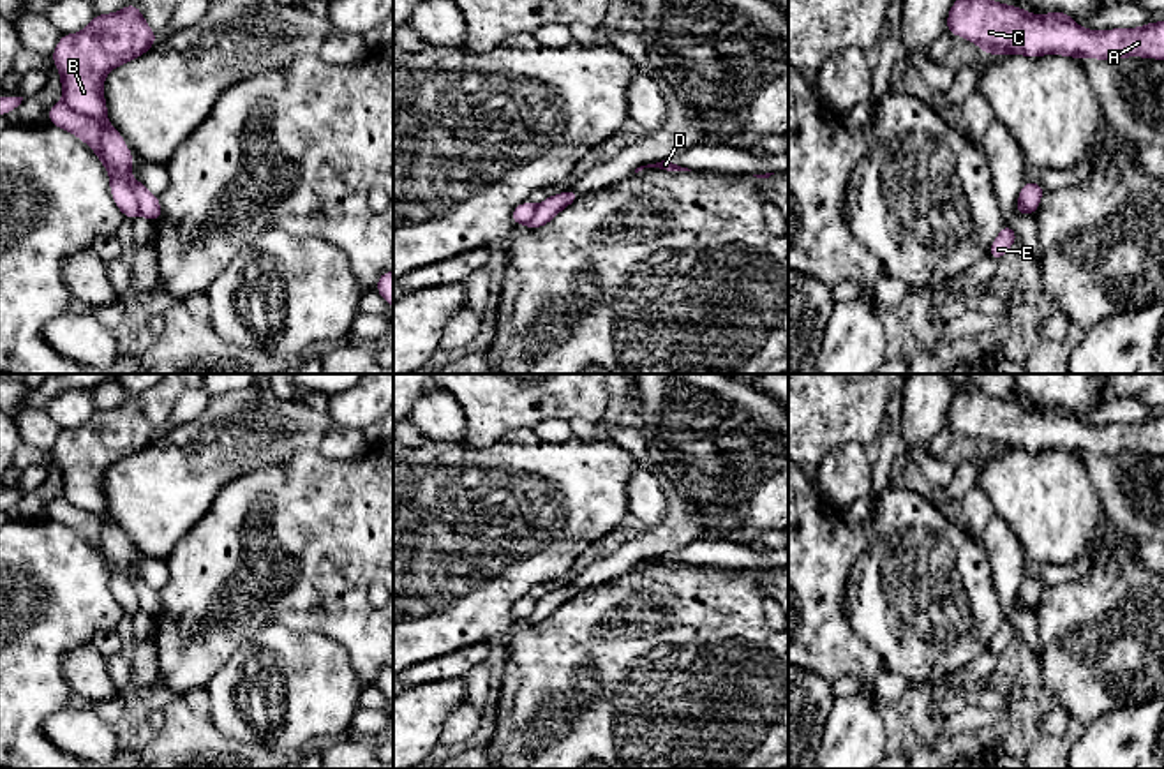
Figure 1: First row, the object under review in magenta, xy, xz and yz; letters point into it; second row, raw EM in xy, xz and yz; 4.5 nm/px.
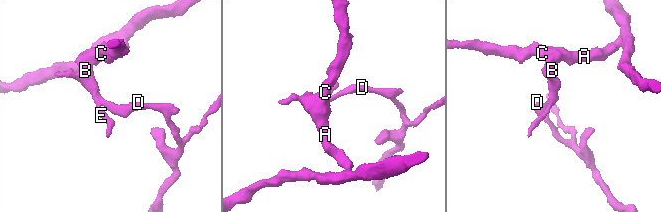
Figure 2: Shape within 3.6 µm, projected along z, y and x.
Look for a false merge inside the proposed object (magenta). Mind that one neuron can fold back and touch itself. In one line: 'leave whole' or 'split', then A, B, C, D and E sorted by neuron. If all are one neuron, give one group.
split | A B C E / D

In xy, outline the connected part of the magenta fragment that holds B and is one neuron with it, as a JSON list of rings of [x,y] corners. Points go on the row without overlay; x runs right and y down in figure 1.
[[[129,399],[113,409],[95,409],[78,429],[62,430],[49,450],[62,469],[63,497],[101,519],[102,549],[116,564],[132,563],[134,552],[122,529],[108,519],[102,480],[111,464],[145,450],[155,436],[139,402]]]

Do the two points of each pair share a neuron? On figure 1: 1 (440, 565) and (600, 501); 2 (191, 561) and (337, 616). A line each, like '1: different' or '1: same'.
1: same
2: same

